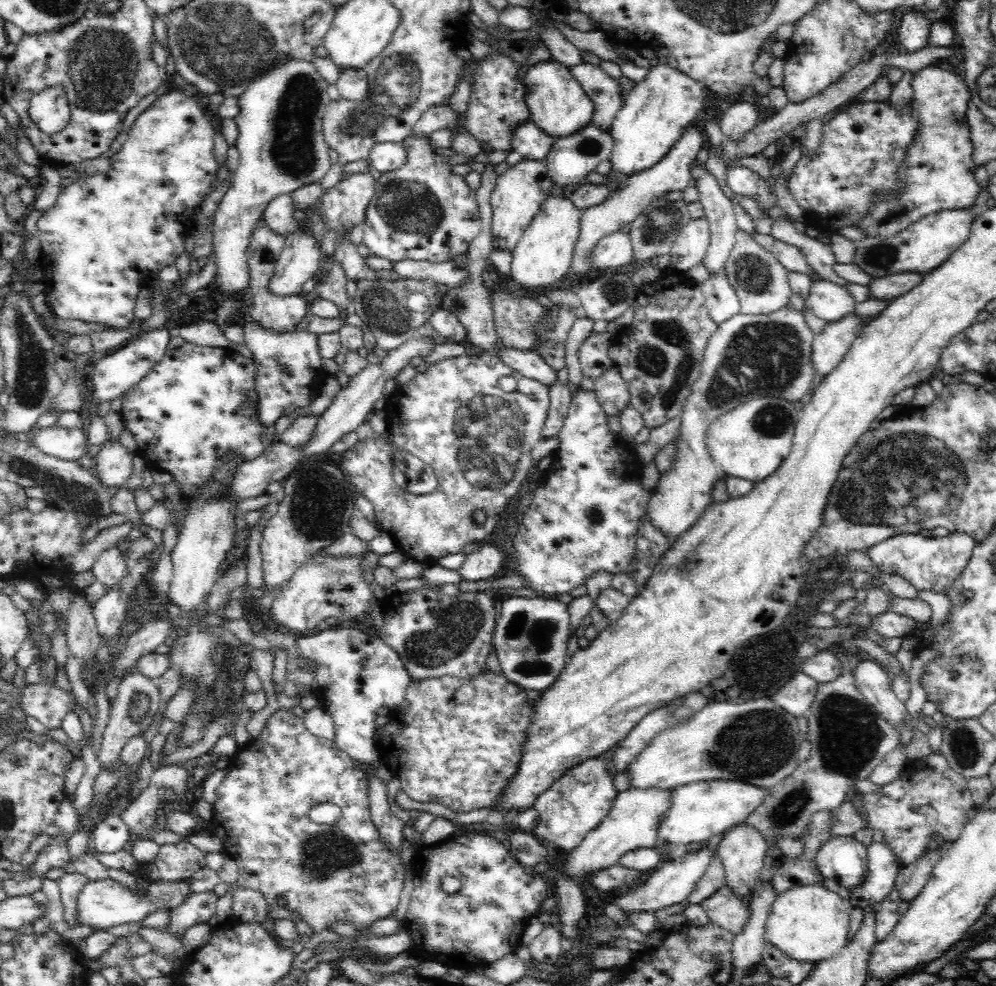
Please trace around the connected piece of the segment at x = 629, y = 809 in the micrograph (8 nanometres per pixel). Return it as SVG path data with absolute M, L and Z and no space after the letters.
M646 786L644 789L630 787L617 794L610 813L602 820L602 824L587 835L582 844L568 854L562 871L582 884L584 878L600 870L617 865L619 858L626 852L642 848L655 848L658 842L660 821L672 806L673 790L662 790L657 786Z

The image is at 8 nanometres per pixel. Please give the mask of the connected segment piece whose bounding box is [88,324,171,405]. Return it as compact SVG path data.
M168 324L159 330L152 329L148 333L136 336L130 344L123 344L117 351L109 352L96 361L88 372L88 378L92 381L92 404L113 401L145 378L146 374L163 358L169 343L170 326Z

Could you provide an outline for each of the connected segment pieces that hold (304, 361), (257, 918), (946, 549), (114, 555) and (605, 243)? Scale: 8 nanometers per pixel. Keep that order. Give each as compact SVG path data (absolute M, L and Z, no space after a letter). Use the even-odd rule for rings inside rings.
M246 322L244 328L245 346L254 355L254 363L258 368L256 391L260 396L258 413L264 426L272 426L284 408L308 406L316 398L317 391L328 378L320 365L317 336L308 332L289 331L280 333L270 331L258 325L258 322Z
M239 886L233 893L233 911L236 922L253 925L265 923L268 920L266 899L262 894L250 888Z
M952 532L943 537L924 537L918 534L899 534L871 546L866 554L880 572L905 578L916 590L942 590L962 574L976 541L966 533Z
M114 546L100 553L91 569L97 580L107 586L107 589L117 591L121 589L121 580L127 575L129 562L118 546Z
M618 231L598 241L591 254L593 268L619 268L633 262L633 244L629 233Z

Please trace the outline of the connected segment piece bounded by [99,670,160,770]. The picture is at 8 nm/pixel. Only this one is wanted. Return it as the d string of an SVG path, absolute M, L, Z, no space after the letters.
M139 670L128 672L121 680L117 687L118 693L116 697L109 702L108 722L105 726L105 733L99 750L101 766L107 766L109 770L112 770L110 766L116 764L123 746L130 738L144 733L150 728L150 724L152 724L152 720L154 720L154 716L158 712L158 706L160 706L158 687L157 680L148 677Z

